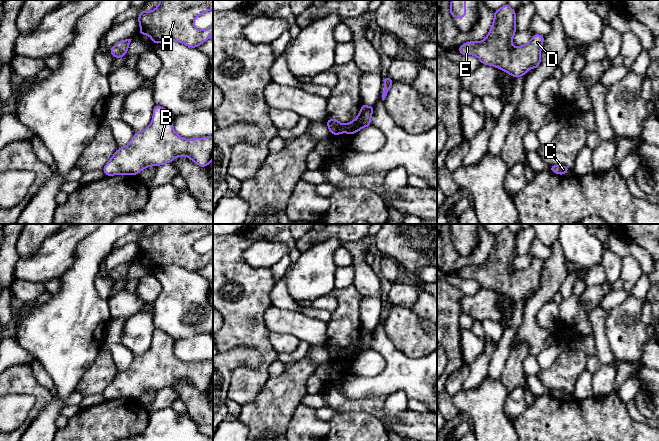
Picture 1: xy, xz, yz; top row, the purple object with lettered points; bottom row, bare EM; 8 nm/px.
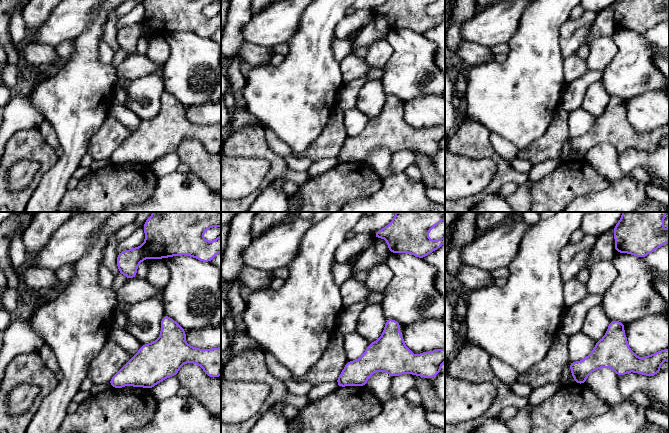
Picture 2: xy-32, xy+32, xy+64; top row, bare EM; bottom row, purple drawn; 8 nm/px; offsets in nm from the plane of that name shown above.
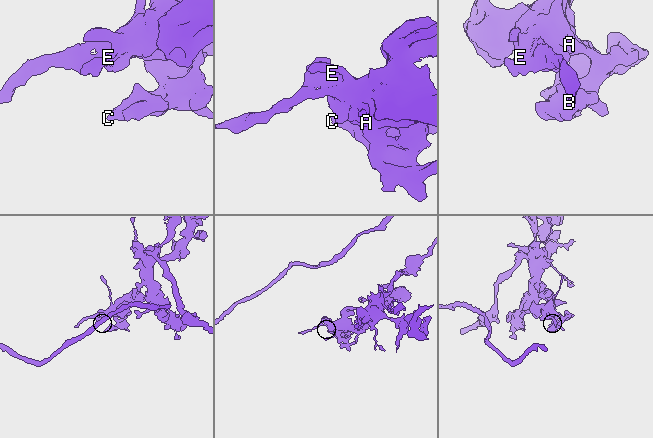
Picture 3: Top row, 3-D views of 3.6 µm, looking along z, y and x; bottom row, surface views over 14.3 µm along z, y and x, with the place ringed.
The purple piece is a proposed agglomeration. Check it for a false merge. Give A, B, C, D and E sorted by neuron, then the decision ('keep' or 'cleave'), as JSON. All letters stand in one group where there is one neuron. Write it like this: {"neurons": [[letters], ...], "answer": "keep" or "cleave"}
{"neurons": [["A", "B", "C", "D", "E"]], "answer": "keep"}

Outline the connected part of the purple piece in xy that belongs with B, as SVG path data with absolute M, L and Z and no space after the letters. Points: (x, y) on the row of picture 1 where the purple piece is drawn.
M155 105L150 125L135 132L128 145L118 148L103 168L105 176L118 174L137 175L150 166L171 163L176 157L186 156L195 164L204 168L213 160L213 135L195 139L183 139L173 128L172 115L165 108Z

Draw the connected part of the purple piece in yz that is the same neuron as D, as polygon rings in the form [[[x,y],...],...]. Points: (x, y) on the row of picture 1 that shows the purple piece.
[[[507,3],[494,11],[494,20],[486,38],[480,42],[470,41],[462,44],[458,51],[462,55],[474,55],[483,65],[494,66],[509,73],[513,78],[525,75],[529,69],[537,69],[541,62],[541,49],[545,36],[533,34],[531,40],[526,44],[514,47],[512,40],[517,33],[515,30],[516,11]]]

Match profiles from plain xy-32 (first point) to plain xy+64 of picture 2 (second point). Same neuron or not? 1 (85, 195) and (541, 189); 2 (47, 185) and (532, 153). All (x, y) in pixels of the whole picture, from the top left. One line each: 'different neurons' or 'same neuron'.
1: same neuron
2: different neurons

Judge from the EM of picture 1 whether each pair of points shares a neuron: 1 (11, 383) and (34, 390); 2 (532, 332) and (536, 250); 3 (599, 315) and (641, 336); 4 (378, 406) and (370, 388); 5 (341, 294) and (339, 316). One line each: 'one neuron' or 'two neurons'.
1: one neuron
2: two neurons
3: two neurons
4: two neurons
5: one neuron

